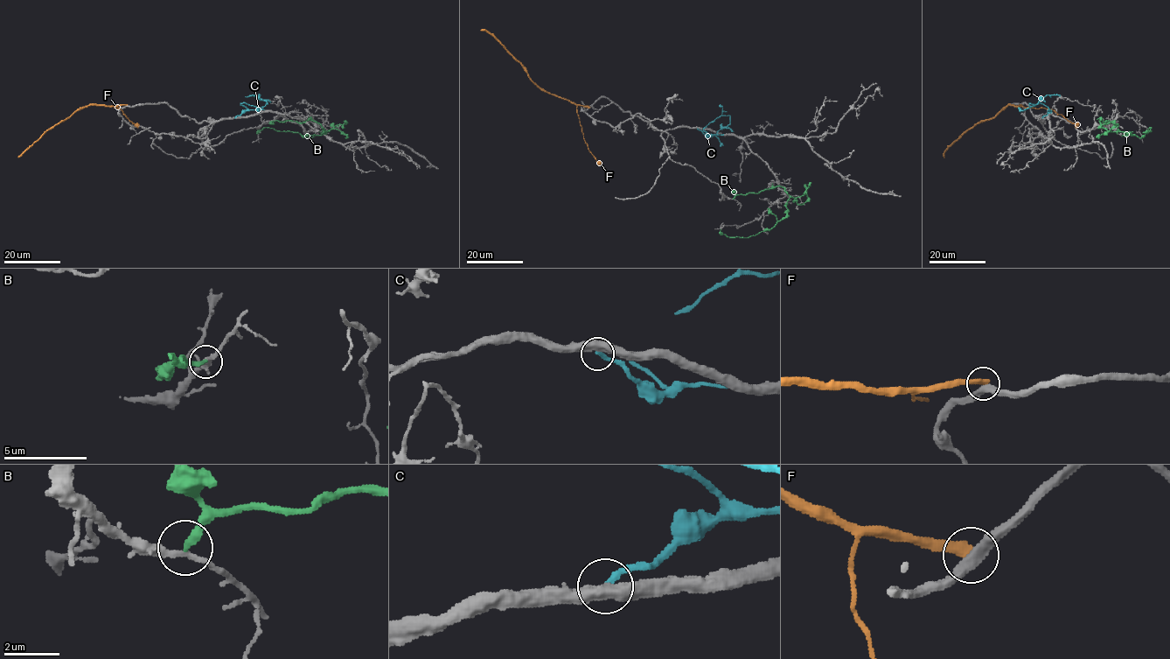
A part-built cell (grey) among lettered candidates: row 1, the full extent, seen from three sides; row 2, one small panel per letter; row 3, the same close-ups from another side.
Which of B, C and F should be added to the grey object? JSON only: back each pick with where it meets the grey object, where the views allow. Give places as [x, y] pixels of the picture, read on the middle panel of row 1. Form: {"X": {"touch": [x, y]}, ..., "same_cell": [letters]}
{"same_cell": []}

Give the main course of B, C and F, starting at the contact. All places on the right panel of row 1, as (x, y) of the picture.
B: (1112, 122), (1099, 122), (1110, 131), (1128, 132), (1139, 137), (1151, 131), (1151, 127), (1143, 132)
C: (1042, 117), (1048, 108), (1042, 102), (1029, 107), (1029, 103), (1036, 104), (1048, 94), (1060, 94)
F: (1020, 105), (1009, 105), (994, 117), (981, 120), (949, 148), (943, 157)

